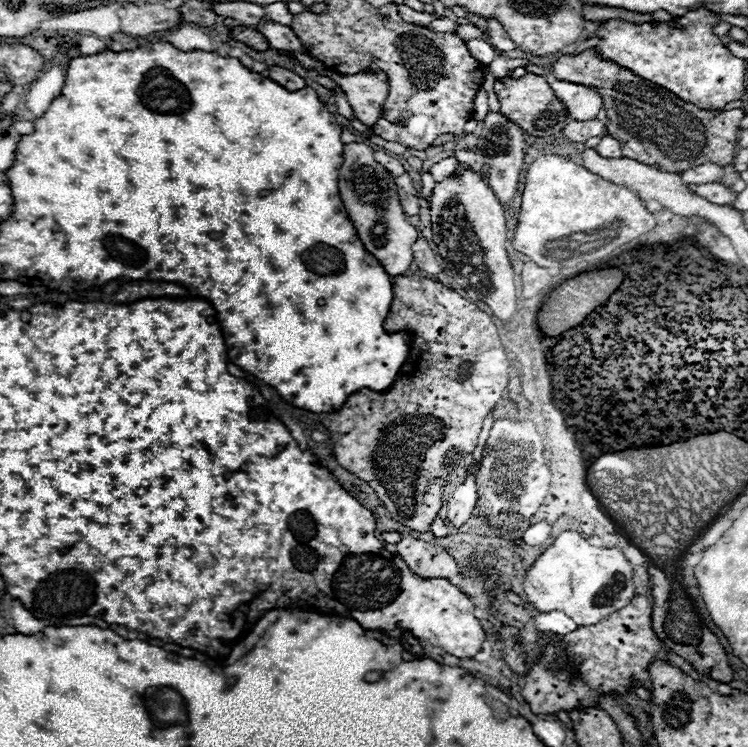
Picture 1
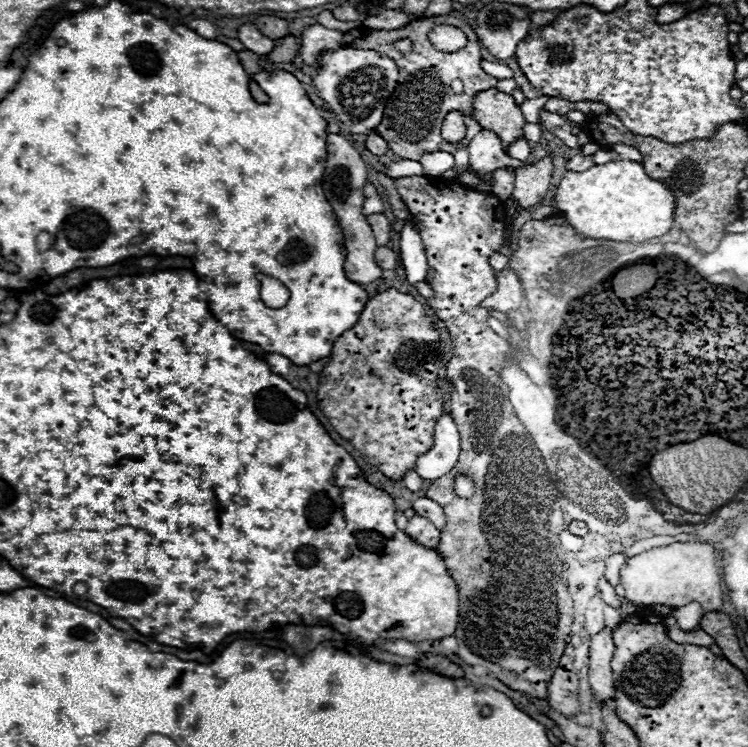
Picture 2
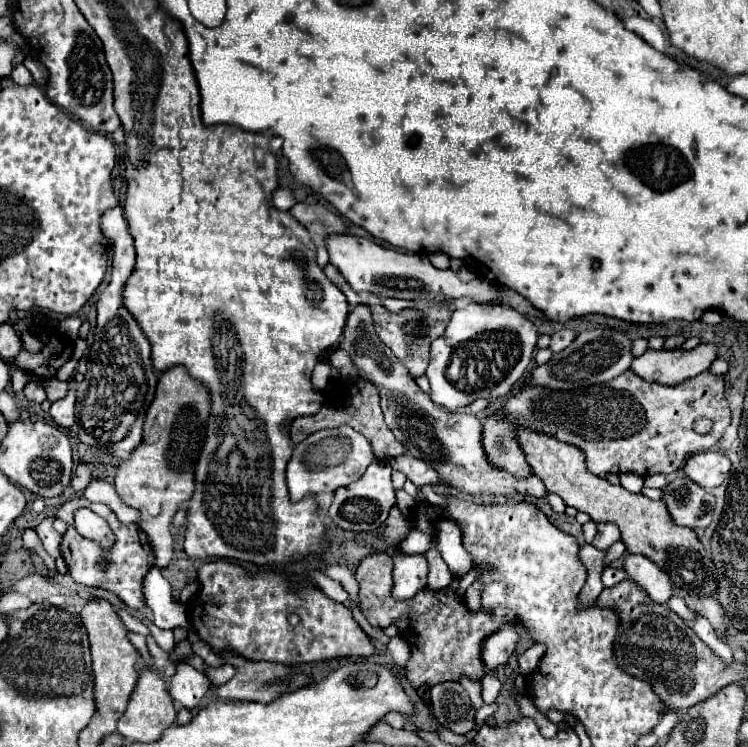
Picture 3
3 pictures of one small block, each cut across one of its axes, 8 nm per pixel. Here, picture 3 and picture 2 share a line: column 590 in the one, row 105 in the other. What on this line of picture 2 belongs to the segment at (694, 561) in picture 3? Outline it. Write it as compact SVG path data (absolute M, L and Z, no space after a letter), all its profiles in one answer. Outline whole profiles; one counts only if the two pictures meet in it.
M496 88L480 92L474 100L474 118L482 128L494 130L506 148L518 138L524 138L524 114L506 92Z

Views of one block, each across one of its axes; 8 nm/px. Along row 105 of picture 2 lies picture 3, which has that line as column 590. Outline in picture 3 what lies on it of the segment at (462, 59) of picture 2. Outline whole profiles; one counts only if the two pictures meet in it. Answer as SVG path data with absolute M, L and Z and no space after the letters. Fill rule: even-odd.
M704 370L682 386L656 386L632 374L624 372L606 384L596 384L576 392L552 392L546 388L528 386L512 396L498 414L492 414L484 422L484 448L496 466L512 470L514 474L530 474L526 462L522 462L522 450L512 446L512 420L554 436L560 442L568 442L580 448L586 456L586 466L592 474L624 474L634 472L638 476L670 474L684 466L684 462L700 450L712 448L730 426L730 408L724 394L724 376ZM698 418L712 420L708 434L694 432Z

